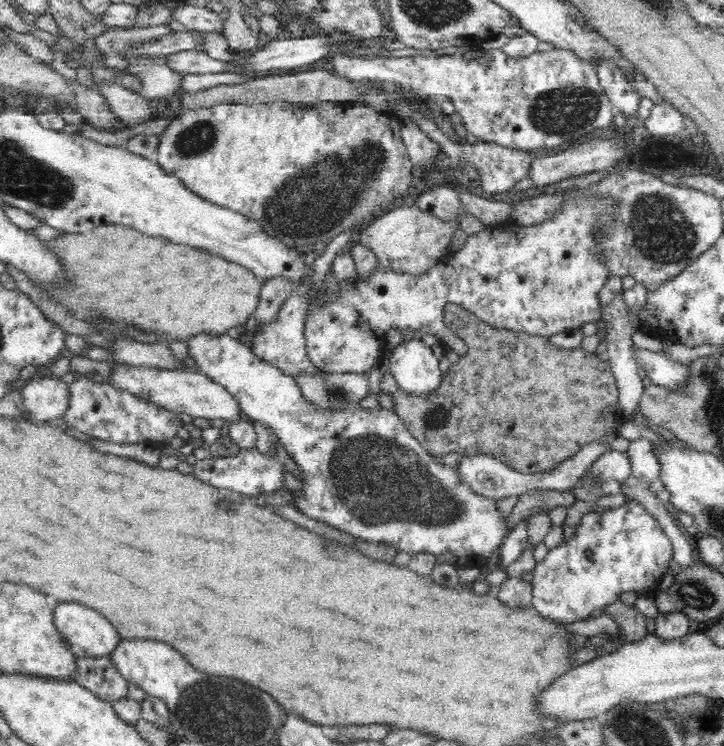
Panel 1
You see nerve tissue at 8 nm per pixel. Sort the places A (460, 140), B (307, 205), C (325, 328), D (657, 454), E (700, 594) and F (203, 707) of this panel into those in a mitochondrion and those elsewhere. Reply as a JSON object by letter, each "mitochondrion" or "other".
{"A":"other","B":"mitochondrion","C":"other","D":"other","E":"mitochondrion","F":"mitochondrion"}

